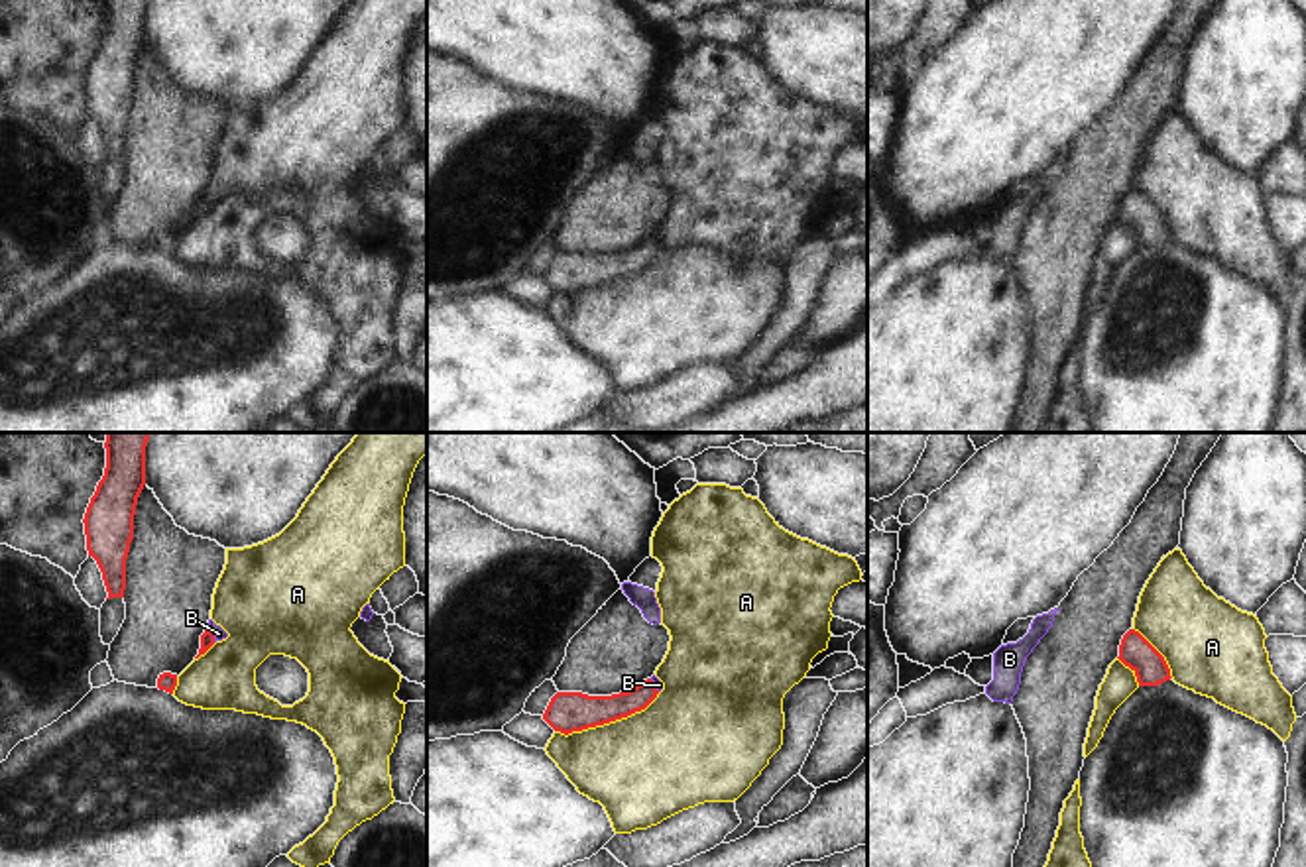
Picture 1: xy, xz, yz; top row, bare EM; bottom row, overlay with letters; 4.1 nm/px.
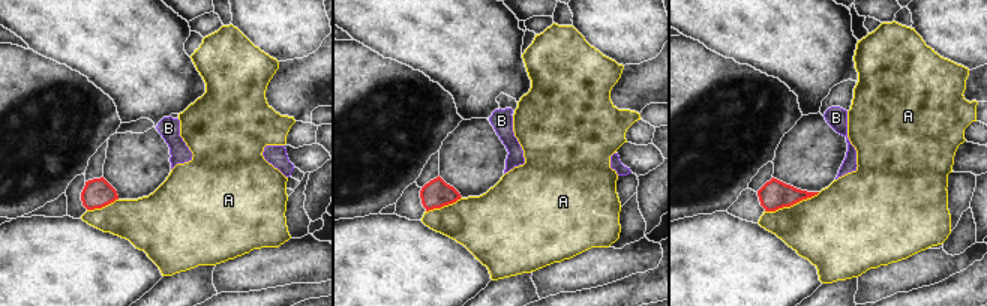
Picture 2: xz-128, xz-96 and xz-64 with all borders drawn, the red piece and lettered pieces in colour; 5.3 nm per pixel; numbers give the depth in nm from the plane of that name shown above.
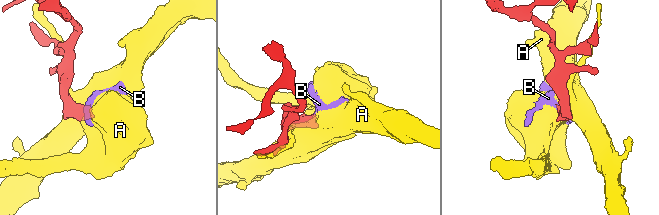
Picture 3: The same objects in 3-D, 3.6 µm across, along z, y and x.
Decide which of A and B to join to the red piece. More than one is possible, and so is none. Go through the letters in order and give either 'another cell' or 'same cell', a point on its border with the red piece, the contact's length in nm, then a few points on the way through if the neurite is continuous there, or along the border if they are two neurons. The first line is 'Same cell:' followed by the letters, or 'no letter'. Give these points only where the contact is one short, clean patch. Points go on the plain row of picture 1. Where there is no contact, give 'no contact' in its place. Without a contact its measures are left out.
Same cell: B
A: another cell; meets red in xz at (606, 282); contact 460 nm long
B: same cell; meets red in xy at (213, 193); contact 90 nm long; runs through xy (207, 199), (213, 193), (219, 193)

